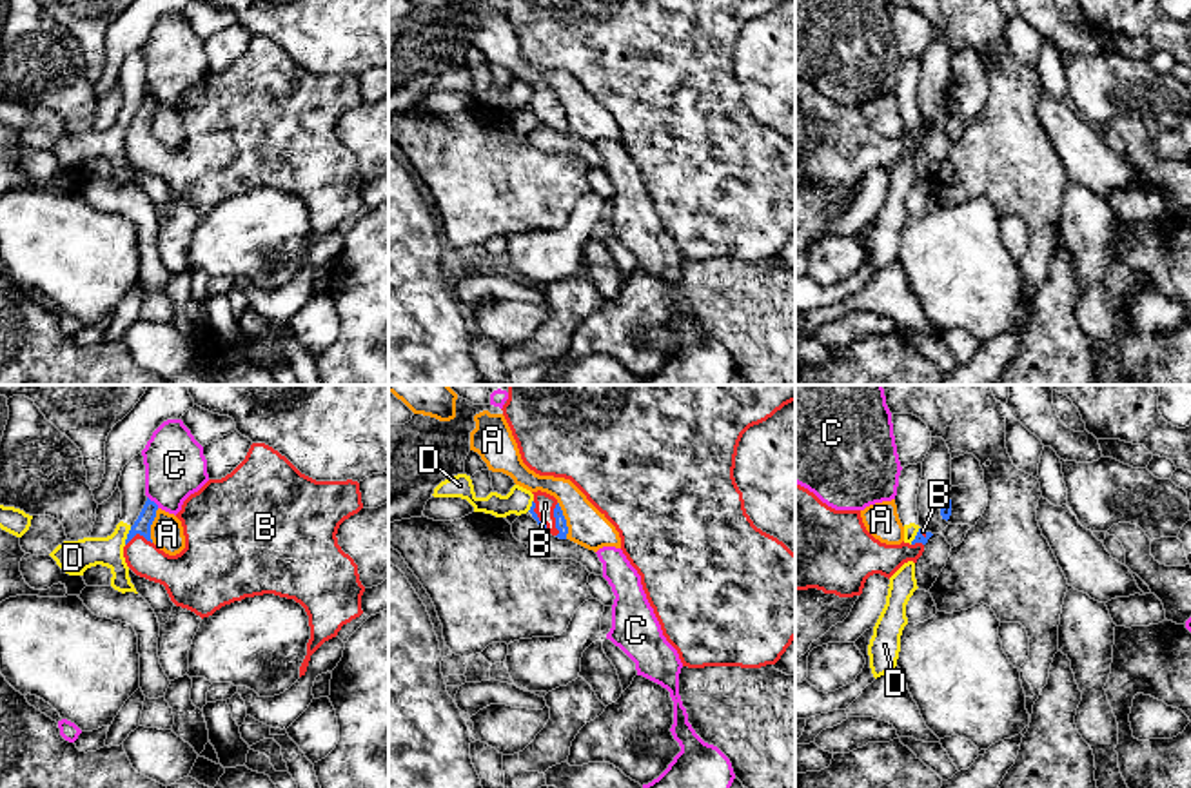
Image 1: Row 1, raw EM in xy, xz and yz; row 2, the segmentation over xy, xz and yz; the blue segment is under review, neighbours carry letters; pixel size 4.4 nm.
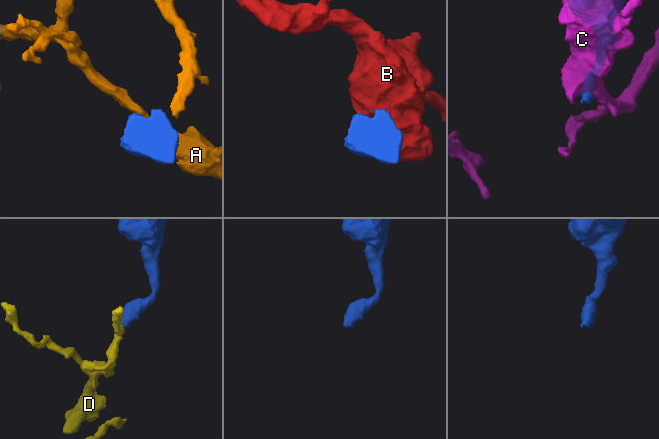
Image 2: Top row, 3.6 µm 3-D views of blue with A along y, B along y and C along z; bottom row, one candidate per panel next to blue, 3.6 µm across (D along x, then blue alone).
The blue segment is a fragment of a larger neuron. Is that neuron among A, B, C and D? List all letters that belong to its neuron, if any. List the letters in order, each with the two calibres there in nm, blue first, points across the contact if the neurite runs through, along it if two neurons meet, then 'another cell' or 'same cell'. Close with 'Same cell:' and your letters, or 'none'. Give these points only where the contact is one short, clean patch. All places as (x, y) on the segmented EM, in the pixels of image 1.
A: 50/170 nm | another cell
B: 50/90 nm | across xz (560, 520), (556, 520), (545, 509), (545, 503) | same cell
C: 80/280 nm | another cell
D: 80/140 nm | along xy (131, 527), (124, 543) | another cell
Same cell: B

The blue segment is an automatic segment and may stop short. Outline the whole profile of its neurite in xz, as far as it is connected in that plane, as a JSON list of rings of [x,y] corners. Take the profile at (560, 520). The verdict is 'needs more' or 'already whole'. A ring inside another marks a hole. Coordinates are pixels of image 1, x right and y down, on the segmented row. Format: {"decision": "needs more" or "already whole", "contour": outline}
{"decision": "needs more", "contour": [[[532,492],[534,494],[534,501],[532,501],[532,507],[530,507],[530,514],[532,517],[537,521],[537,525],[559,537],[559,539],[566,539],[566,534],[568,534],[568,527],[566,527],[566,519],[563,516],[563,510],[557,503],[557,499],[546,492]]]}

